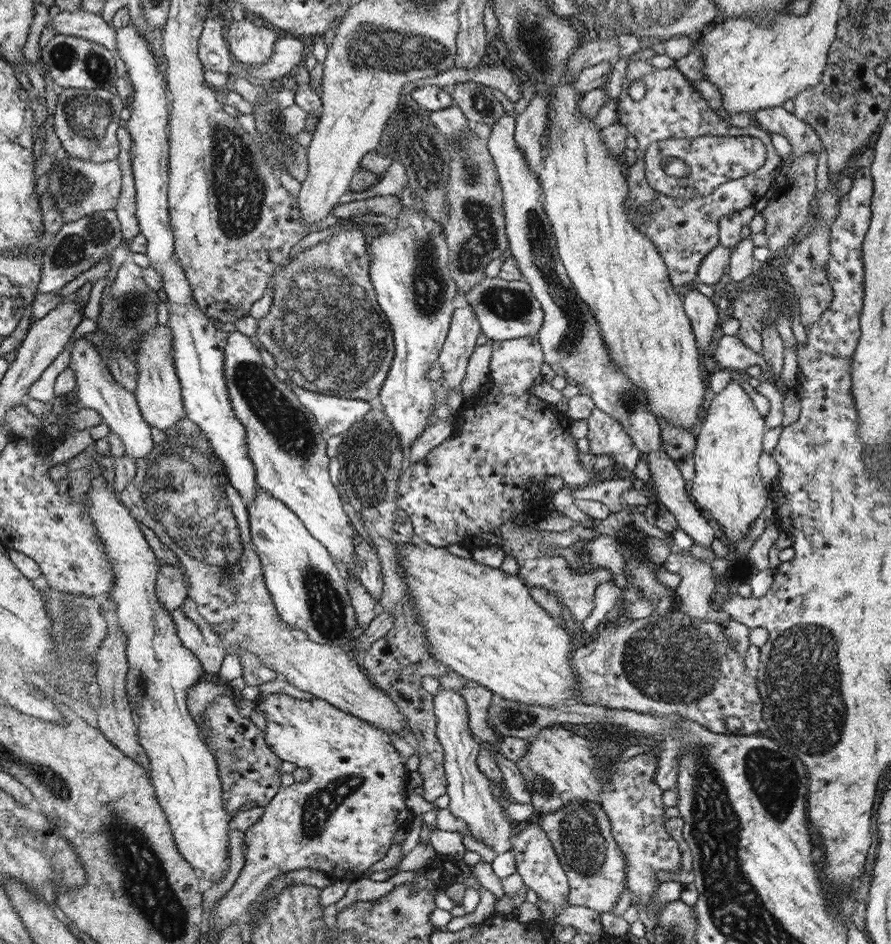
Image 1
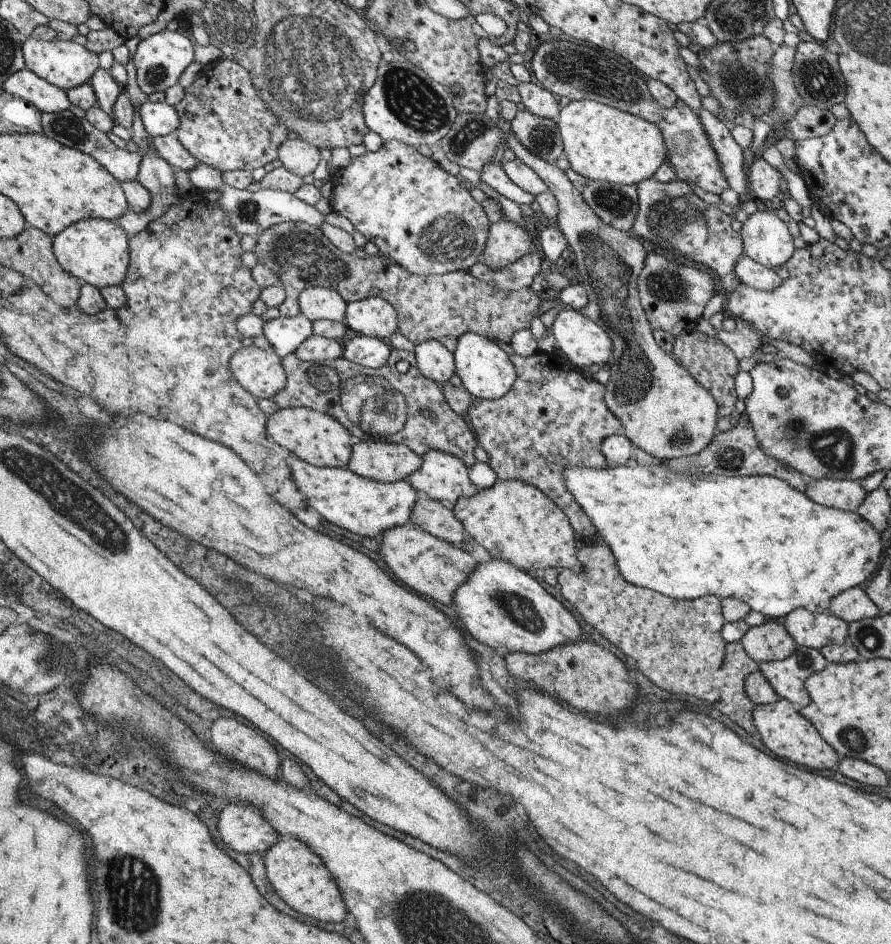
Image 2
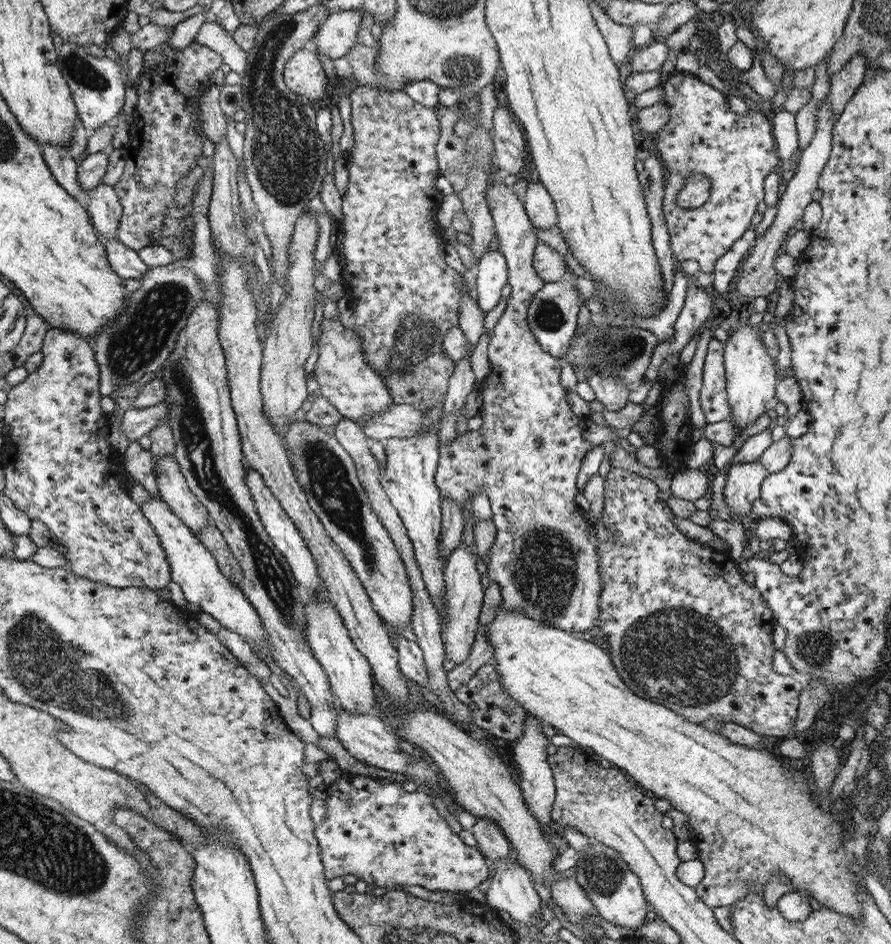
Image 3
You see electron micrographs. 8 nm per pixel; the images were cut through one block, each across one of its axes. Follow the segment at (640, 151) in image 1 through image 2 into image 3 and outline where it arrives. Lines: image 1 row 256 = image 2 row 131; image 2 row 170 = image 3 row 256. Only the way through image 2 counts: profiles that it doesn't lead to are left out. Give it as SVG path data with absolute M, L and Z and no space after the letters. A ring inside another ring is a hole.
M674 71L660 86L665 93L663 99L657 103L669 108L670 120L654 134L652 144L656 144L656 156L665 166L667 185L662 208L670 233L671 249L678 263L692 258L698 262L700 271L712 274L718 258L728 252L751 226L758 204L764 201L765 178L771 170L777 169L779 156L771 127L771 116L764 108L750 107L750 112L746 115L730 111L728 96L689 73ZM693 172L707 176L711 184L710 196L697 209L682 209L676 204L677 192Z

